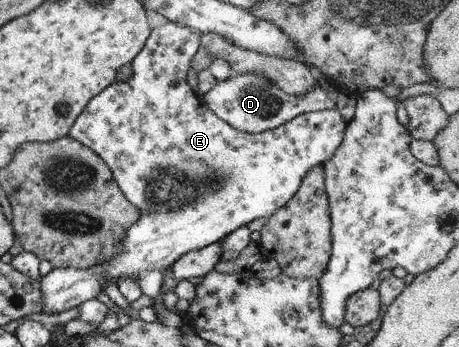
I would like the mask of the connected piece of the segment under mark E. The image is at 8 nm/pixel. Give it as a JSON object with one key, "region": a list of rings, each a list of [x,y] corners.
{"region":[[[166,22],[163,25],[153,28],[150,31],[149,37],[145,40],[143,49],[130,61],[131,75],[129,75],[125,81],[114,81],[110,83],[101,93],[95,94],[93,99],[83,107],[81,113],[79,113],[77,119],[75,119],[73,125],[69,128],[69,137],[72,137],[77,143],[81,143],[81,145],[91,149],[93,153],[96,153],[105,162],[105,165],[110,169],[113,179],[125,199],[139,211],[139,219],[125,231],[125,235],[123,235],[123,239],[121,239],[121,251],[119,251],[115,257],[105,259],[105,261],[95,263],[95,265],[85,269],[52,268],[46,275],[41,276],[38,279],[39,293],[41,293],[41,311],[39,311],[39,313],[53,315],[77,307],[81,305],[81,303],[97,297],[99,293],[103,292],[105,285],[107,285],[109,281],[111,281],[111,283],[117,283],[119,279],[127,277],[127,279],[135,281],[135,283],[139,285],[141,293],[147,295],[153,302],[150,309],[154,312],[158,322],[161,323],[161,325],[165,325],[165,327],[178,329],[182,324],[180,315],[178,315],[178,312],[175,310],[171,311],[166,309],[161,298],[160,287],[163,282],[165,269],[176,259],[179,259],[181,255],[187,253],[187,251],[201,249],[201,247],[215,243],[215,241],[223,239],[234,229],[247,225],[249,221],[253,221],[253,219],[259,217],[269,217],[272,213],[275,213],[277,209],[283,207],[283,205],[293,197],[293,194],[297,191],[301,183],[301,179],[305,177],[305,173],[307,173],[311,167],[322,165],[327,159],[331,159],[333,153],[335,153],[335,149],[339,147],[347,122],[341,120],[341,113],[339,113],[337,108],[298,115],[282,123],[279,127],[263,131],[263,133],[250,134],[229,127],[227,123],[221,121],[221,119],[206,106],[201,97],[193,93],[187,83],[189,79],[187,71],[191,65],[191,57],[195,55],[195,51],[197,51],[199,45],[198,34],[189,31],[187,27],[181,26],[179,23]]]}

